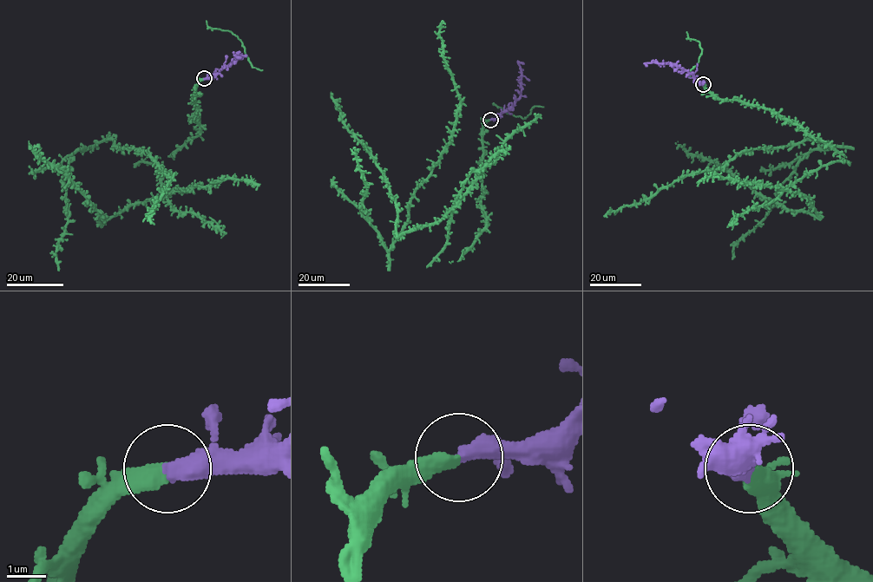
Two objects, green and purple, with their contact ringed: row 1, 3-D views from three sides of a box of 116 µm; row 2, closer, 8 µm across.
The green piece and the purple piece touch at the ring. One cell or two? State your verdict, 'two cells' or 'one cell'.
one cell

